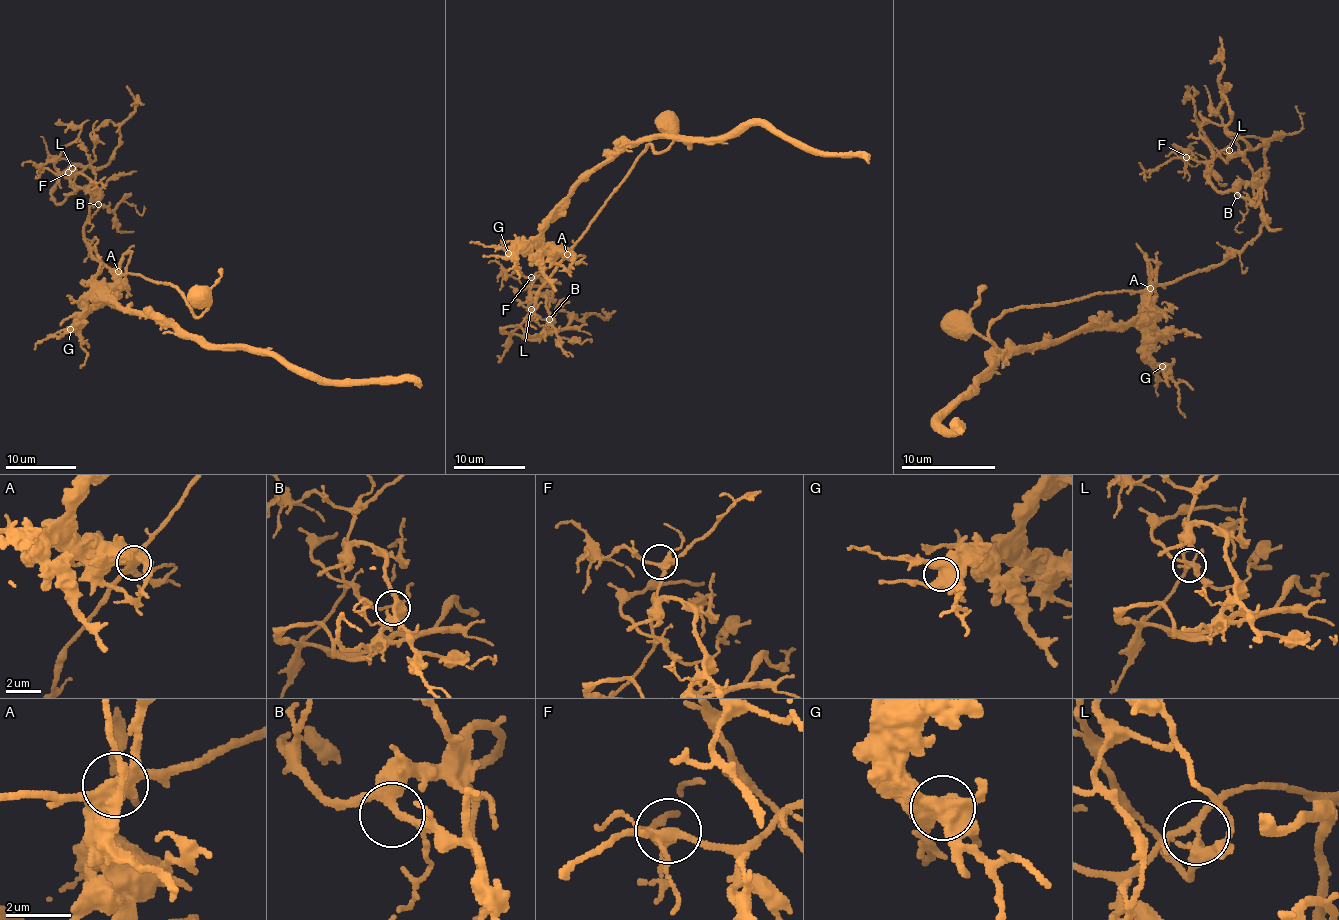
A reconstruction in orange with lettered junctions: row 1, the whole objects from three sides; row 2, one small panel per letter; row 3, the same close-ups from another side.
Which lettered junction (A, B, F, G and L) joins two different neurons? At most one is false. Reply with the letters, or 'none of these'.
A

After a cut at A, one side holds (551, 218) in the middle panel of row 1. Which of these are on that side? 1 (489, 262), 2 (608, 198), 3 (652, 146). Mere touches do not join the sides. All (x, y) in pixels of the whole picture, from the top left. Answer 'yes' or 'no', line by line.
1: no
2: no
3: no

